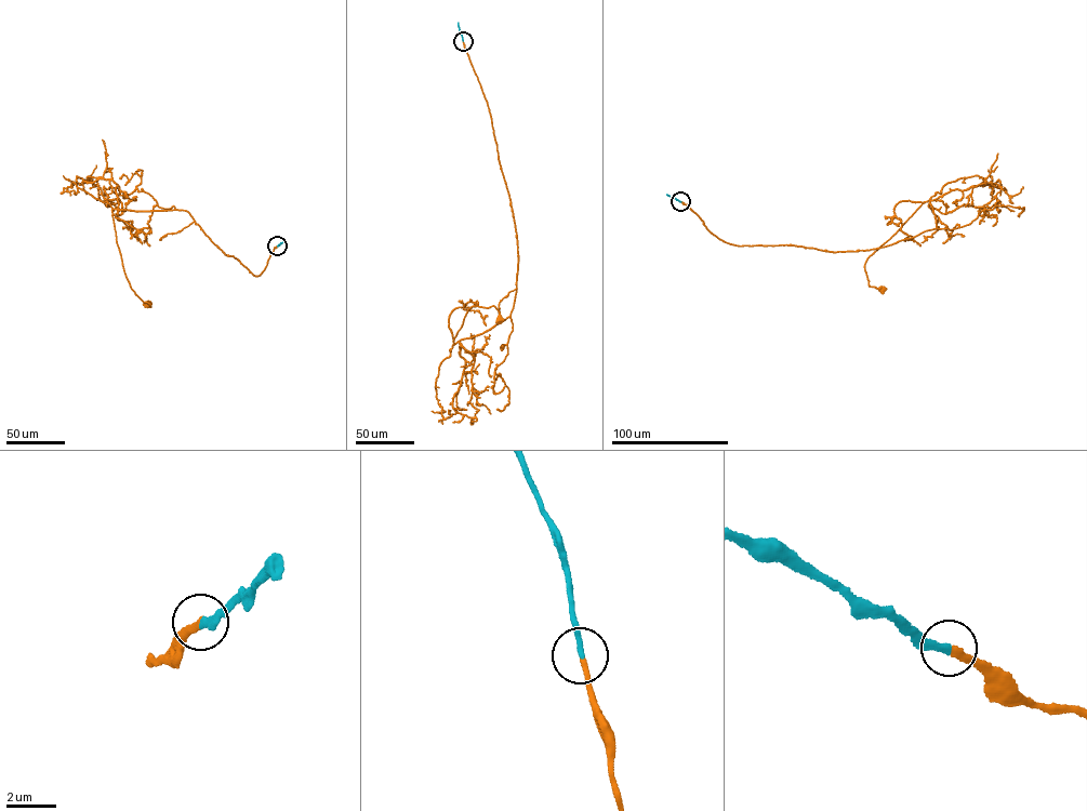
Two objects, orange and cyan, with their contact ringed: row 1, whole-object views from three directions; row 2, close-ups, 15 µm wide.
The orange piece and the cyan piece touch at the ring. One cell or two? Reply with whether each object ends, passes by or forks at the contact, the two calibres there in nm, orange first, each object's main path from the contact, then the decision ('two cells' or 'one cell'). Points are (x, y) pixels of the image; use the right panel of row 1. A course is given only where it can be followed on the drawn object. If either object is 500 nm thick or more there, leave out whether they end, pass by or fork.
orange ends | cyan ends | 280/280 nm | orange via (681, 201), (730, 243), (834, 252), (886, 247), (937, 228), (929, 199), (866, 258), (869, 284), (883, 288) | cyan via (680, 201), (666, 195) | one cell

